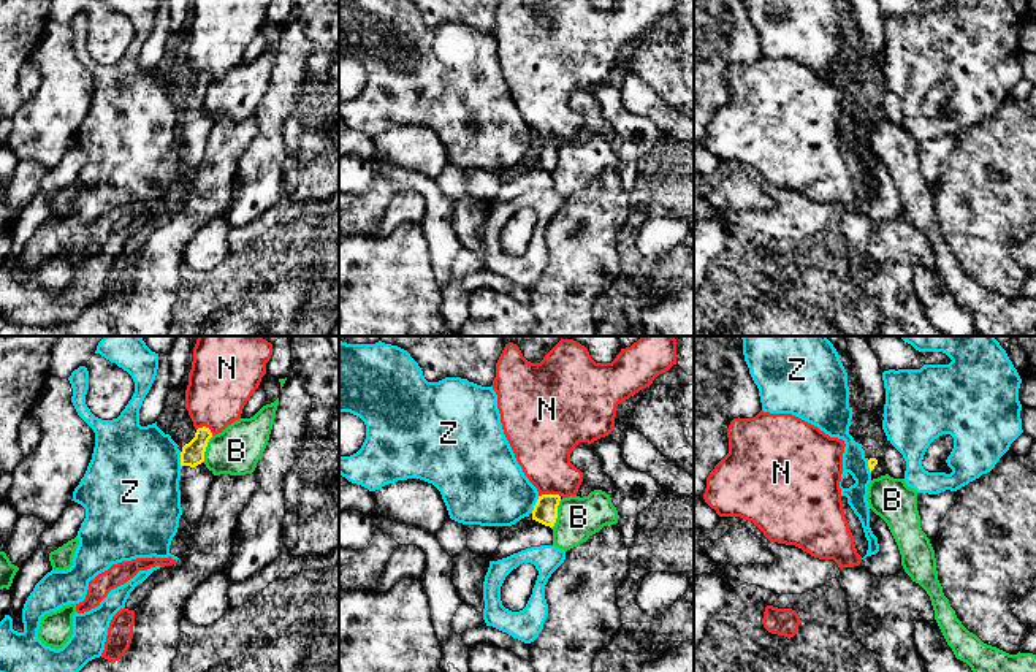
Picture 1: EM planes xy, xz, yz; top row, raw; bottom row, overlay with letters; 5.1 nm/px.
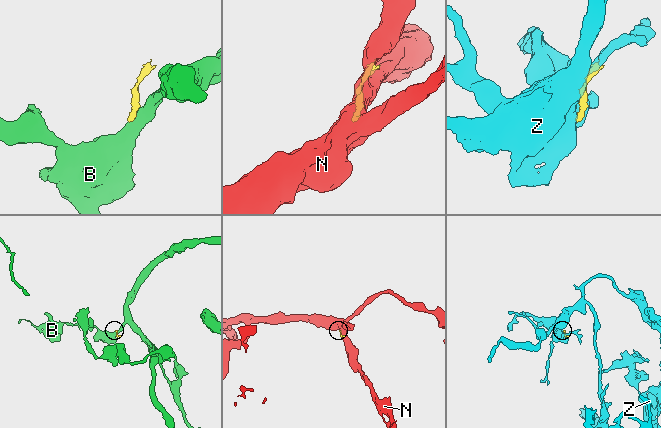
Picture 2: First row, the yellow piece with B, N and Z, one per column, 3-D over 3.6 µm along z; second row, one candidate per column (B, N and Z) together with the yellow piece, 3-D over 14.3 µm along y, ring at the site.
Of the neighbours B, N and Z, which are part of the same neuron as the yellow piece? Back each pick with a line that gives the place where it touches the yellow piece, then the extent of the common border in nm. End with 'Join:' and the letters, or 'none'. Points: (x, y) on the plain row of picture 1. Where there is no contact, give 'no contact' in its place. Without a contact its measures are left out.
Join: none

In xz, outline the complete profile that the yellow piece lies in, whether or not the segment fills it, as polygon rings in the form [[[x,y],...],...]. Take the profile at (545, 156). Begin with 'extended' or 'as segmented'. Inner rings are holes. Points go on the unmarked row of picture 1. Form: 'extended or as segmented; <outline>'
as segmented; [[[542,139],[539,141],[534,155],[532,165],[553,173],[558,163],[559,139]]]

